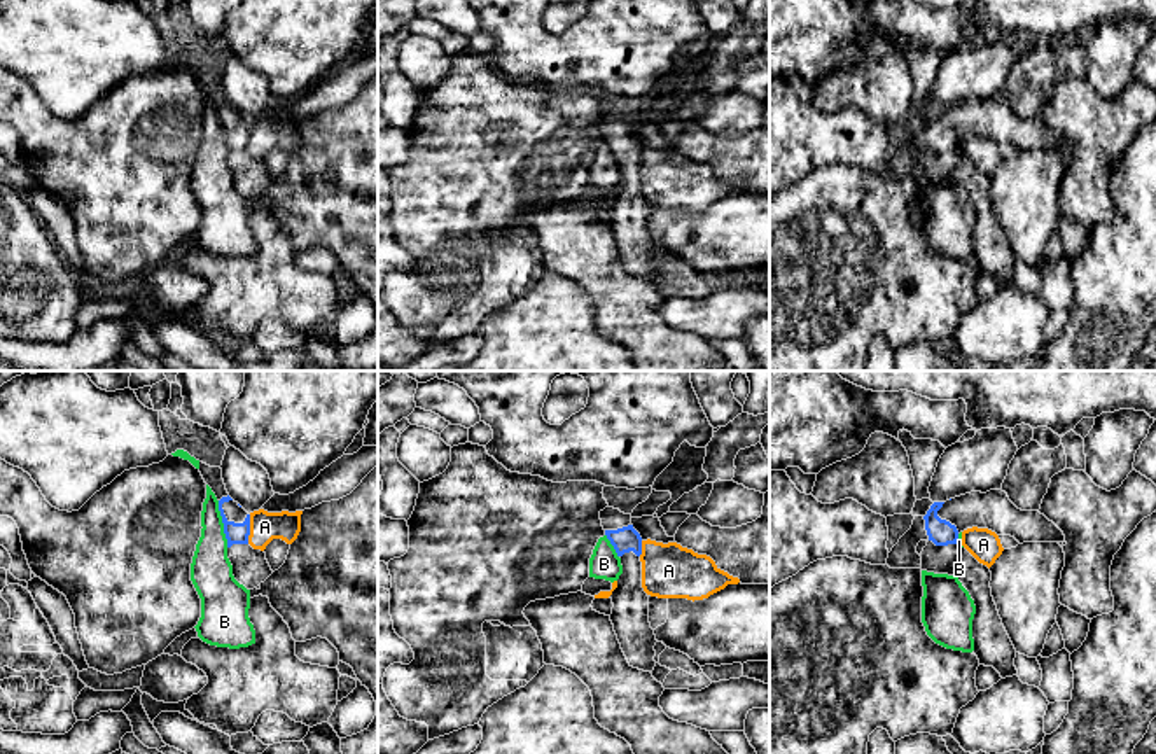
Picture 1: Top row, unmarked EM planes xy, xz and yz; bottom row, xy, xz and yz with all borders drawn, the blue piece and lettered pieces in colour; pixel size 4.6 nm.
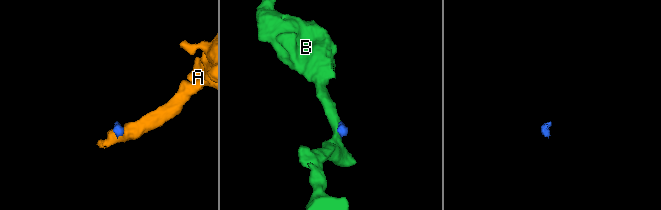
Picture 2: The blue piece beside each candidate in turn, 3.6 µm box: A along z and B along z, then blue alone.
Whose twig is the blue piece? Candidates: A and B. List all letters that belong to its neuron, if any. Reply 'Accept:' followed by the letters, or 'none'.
Accept: none

